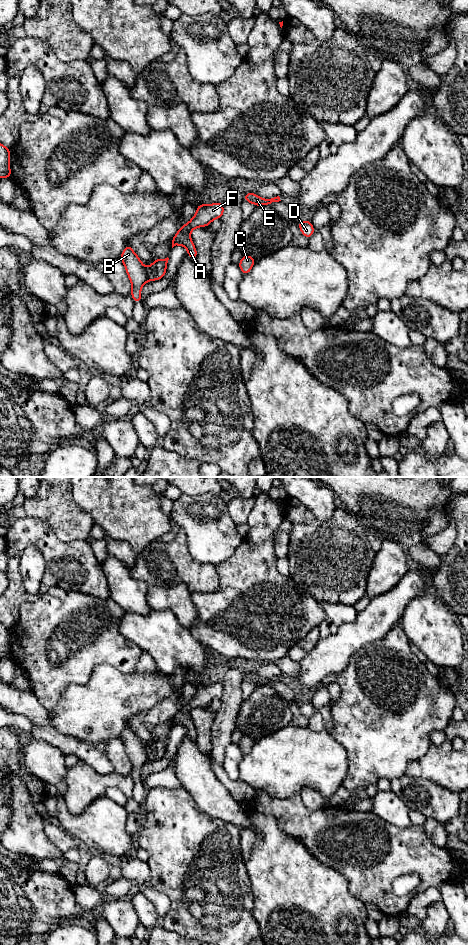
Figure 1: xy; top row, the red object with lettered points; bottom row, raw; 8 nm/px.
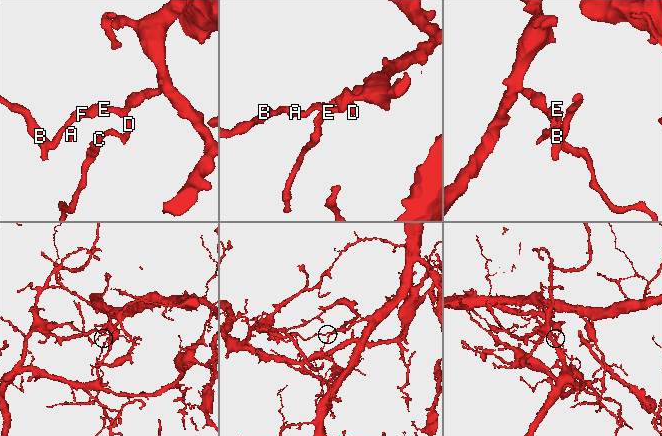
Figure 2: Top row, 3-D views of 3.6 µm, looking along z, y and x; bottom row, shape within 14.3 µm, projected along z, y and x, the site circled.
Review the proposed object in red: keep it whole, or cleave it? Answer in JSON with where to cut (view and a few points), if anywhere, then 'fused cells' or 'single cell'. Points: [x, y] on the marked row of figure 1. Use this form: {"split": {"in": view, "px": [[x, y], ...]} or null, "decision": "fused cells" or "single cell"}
{"split": {"in": "xy", "px": [[148, 268], [147, 279]]}, "decision": "fused cells"}

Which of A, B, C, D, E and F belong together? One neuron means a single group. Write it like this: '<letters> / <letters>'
A C D E F / B

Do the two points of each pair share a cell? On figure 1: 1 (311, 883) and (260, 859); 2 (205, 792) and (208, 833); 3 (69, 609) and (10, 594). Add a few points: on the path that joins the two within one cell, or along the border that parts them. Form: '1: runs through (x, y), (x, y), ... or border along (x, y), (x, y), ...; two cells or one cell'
1: runs through (298, 883), (293, 883), (273, 863); one cell
2: border along (192, 797), (195, 804), (204, 813), (229, 823); two cells
3: border along (56, 587), (24, 601), (19, 616); two cells

